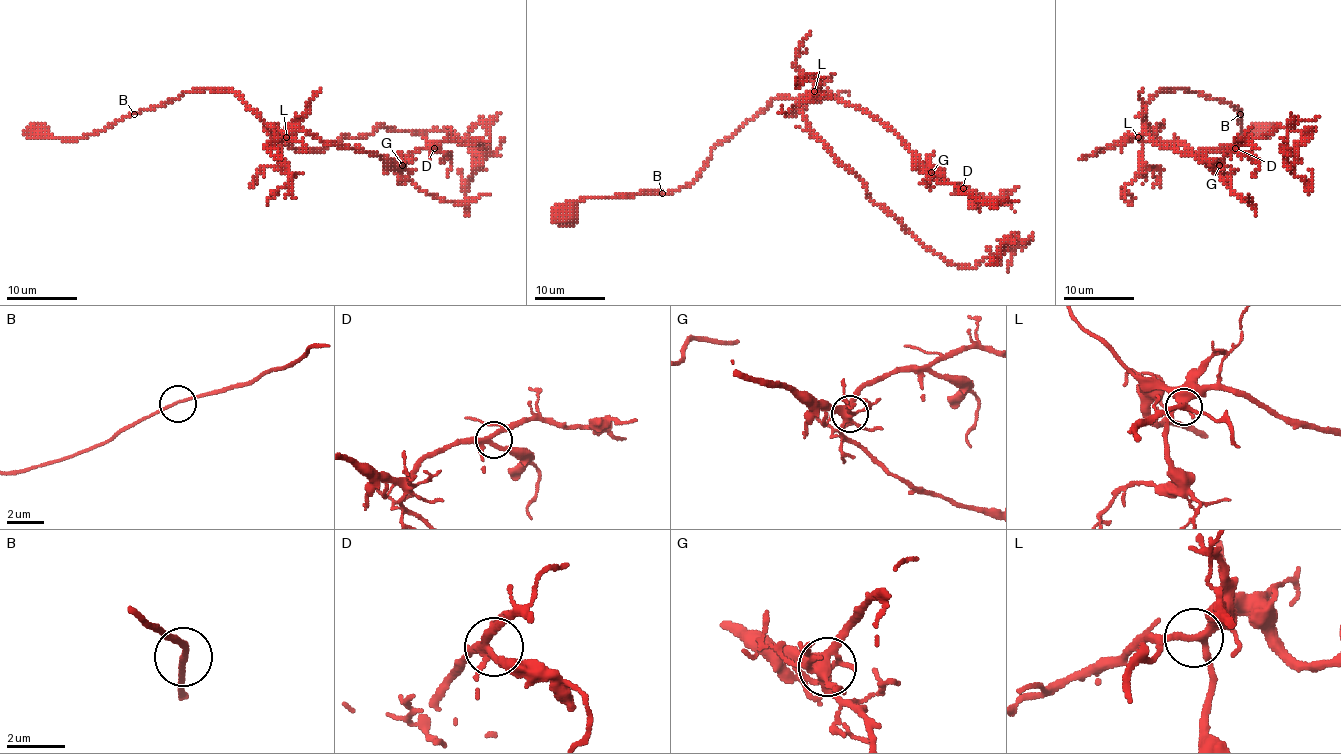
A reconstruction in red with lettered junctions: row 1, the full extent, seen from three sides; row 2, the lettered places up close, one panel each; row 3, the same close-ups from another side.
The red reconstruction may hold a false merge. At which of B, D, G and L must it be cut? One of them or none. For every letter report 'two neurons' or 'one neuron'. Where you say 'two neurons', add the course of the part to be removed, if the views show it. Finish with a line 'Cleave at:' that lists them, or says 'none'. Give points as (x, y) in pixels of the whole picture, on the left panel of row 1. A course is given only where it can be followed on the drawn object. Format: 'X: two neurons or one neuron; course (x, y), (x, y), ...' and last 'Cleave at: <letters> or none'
B: one neuron
D: one neuron
G: one neuron
L: one neuron
Cleave at: none

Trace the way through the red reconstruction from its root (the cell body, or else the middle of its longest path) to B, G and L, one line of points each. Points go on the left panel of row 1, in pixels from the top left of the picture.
B: (282, 144), (274, 140), (274, 133), (229, 89), (185, 91), (175, 100), (134, 114)
G: (282, 144), (274, 140), (275, 130), (307, 130), (323, 140), (376, 153), (402, 165)
L: (282, 144), (274, 140), (274, 132), (279, 130), (286, 137)

